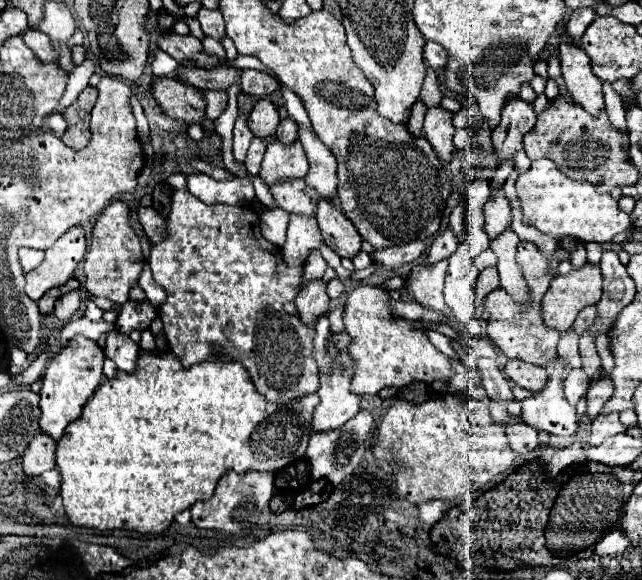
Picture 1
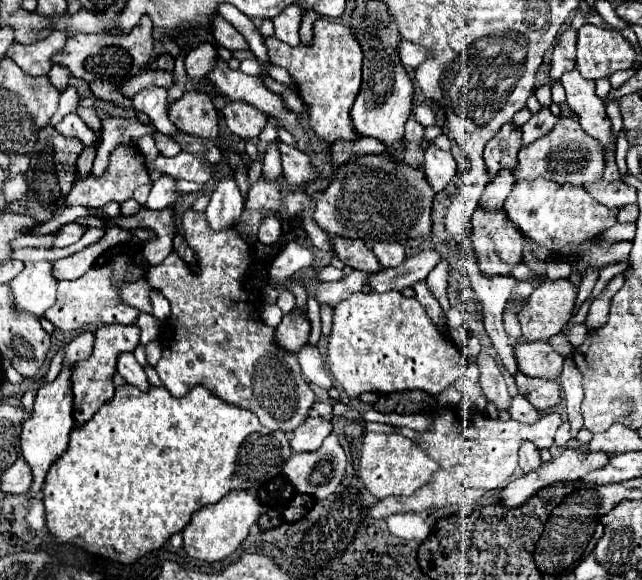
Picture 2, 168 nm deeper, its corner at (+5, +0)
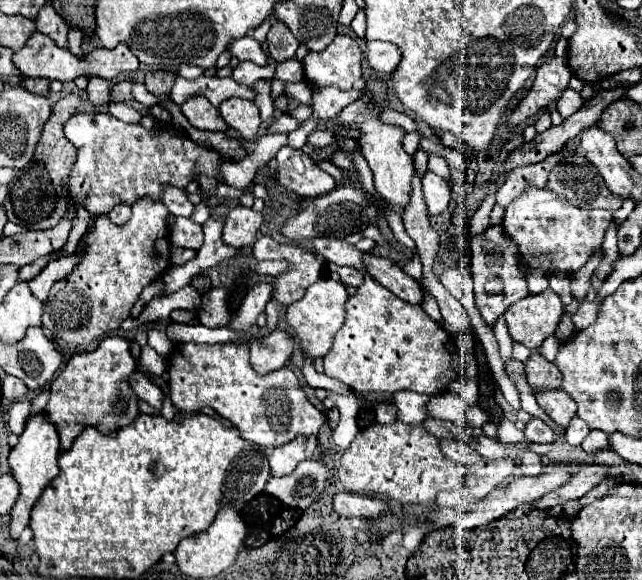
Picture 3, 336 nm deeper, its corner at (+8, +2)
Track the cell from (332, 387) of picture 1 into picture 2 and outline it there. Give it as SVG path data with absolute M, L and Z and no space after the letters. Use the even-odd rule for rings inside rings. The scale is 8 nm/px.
M311 416L303 426L293 430L289 438L289 446L293 452L313 452L319 450L323 440L331 434L331 422Z

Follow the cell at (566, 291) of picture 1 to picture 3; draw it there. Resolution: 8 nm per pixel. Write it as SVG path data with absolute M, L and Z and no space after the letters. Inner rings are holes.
M544 290L512 304L504 318L514 340L524 342L530 350L538 350L548 336L554 336L562 312L560 296L552 290Z

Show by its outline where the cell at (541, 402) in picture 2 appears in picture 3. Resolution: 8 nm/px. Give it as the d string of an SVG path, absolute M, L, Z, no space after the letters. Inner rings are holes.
M564 390L536 392L536 402L562 428L566 428L576 414L576 402L572 402L572 398Z

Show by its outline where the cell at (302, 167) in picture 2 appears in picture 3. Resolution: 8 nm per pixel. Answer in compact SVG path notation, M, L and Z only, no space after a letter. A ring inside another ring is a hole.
M282 146L276 154L276 162L276 182L288 192L304 198L314 198L336 188L336 180L318 168L318 164L314 164L312 158L306 156L301 149Z

